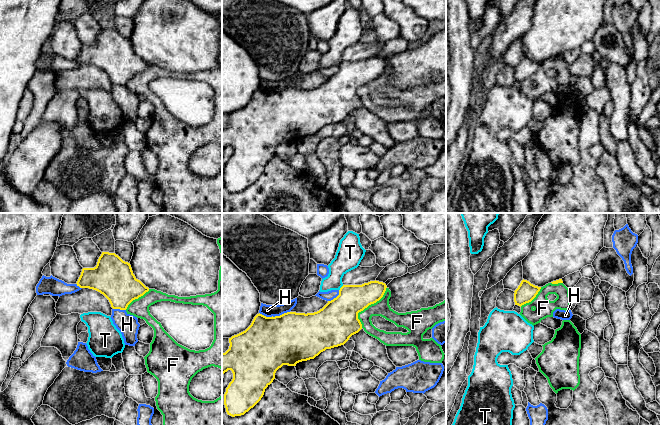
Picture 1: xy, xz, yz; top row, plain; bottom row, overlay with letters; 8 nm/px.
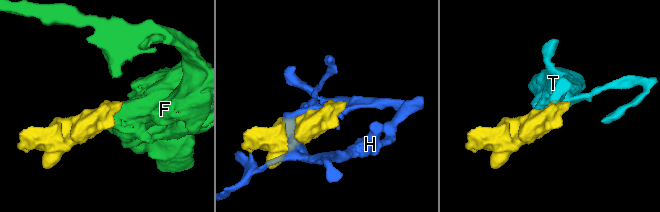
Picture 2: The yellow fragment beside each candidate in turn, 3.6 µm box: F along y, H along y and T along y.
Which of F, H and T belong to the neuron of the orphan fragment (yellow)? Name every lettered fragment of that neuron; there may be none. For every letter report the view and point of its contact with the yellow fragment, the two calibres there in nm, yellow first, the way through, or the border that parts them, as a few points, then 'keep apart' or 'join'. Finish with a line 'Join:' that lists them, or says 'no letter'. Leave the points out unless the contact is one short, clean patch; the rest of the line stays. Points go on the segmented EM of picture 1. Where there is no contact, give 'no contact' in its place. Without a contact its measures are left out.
F: xz (367, 306) | 300/130 nm | along xz (386, 287), (378, 300), (358, 313), (361, 327) | keep apart
H: xz (275, 316) | 420/100 nm | keep apart
T: xz (340, 288) | 320/200 nm | join
Join: T

